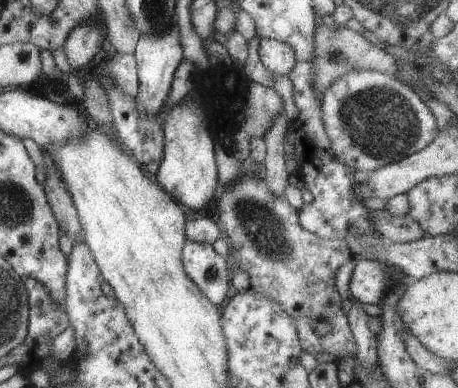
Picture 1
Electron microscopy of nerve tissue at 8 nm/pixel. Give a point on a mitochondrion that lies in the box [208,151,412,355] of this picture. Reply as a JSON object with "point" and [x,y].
{"point":[267,231]}

